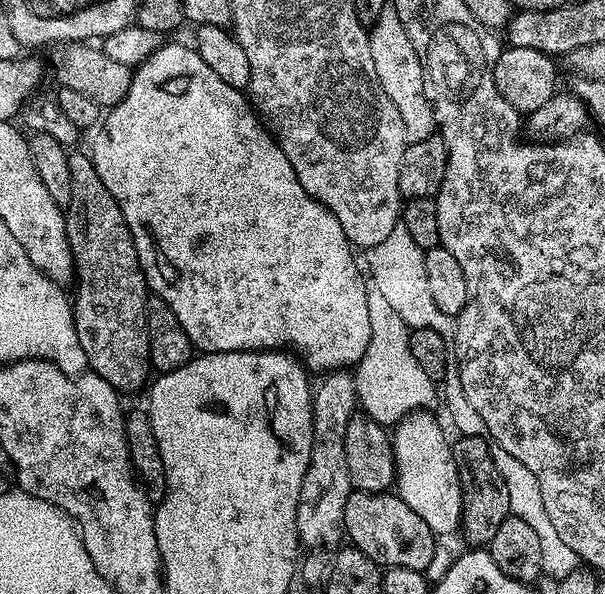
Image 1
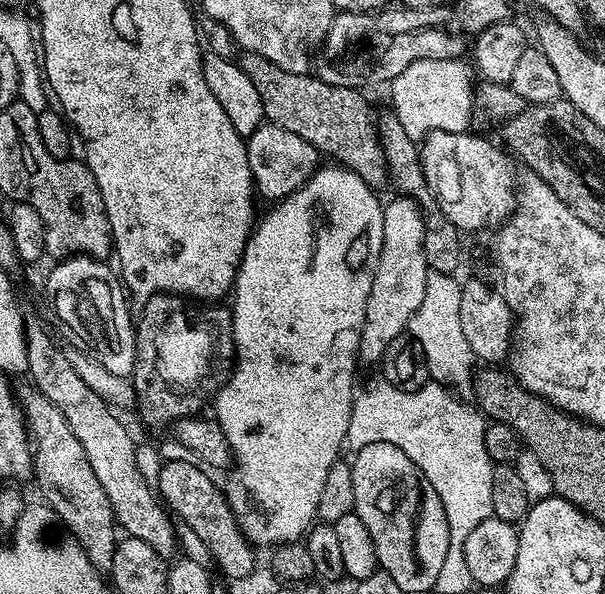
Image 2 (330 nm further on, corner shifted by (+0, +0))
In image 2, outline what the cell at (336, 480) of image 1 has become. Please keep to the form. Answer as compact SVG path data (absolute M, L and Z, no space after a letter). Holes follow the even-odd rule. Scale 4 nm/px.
M397 195L396 200L384 204L382 214L382 250L378 254L378 266L374 270L374 282L370 286L370 298L366 298L366 318L362 322L359 363L379 365L386 354L386 346L394 338L405 335L410 318L422 304L430 269L422 246L424 219L418 206L410 198Z

